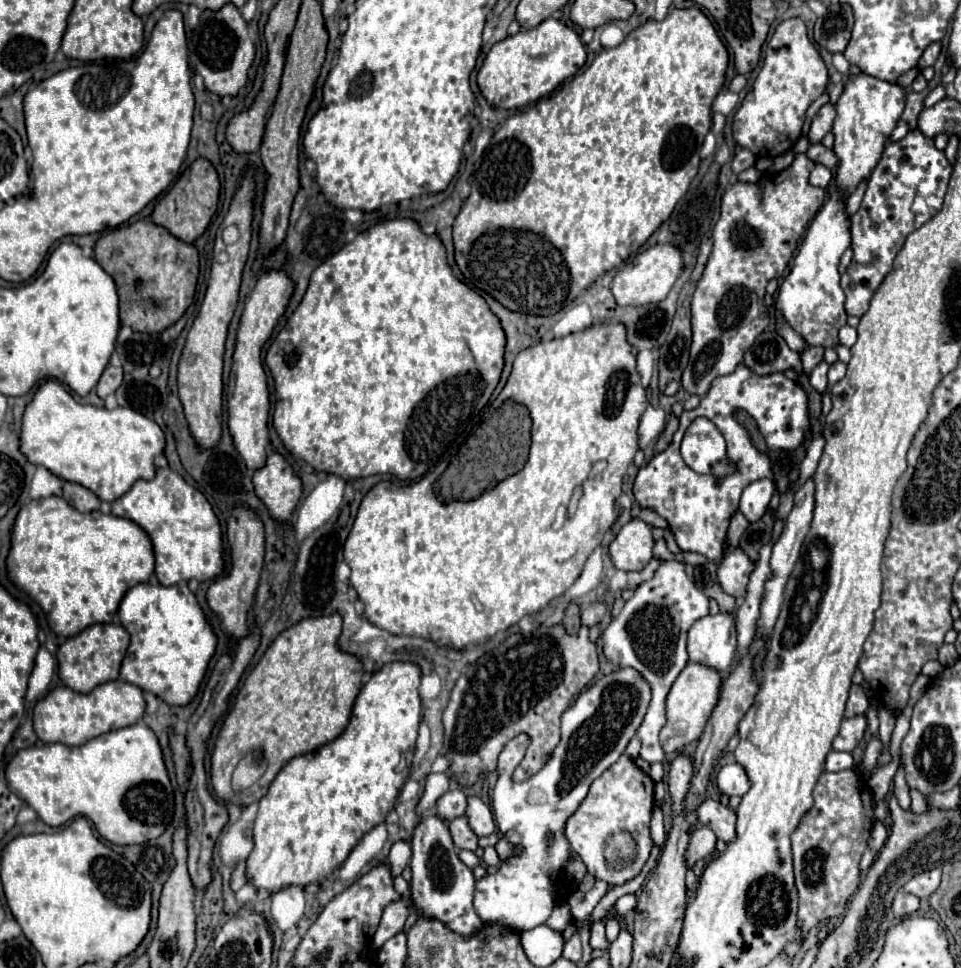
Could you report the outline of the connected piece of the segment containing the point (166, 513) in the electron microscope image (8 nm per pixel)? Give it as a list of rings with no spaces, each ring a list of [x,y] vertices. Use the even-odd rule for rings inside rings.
[[[157,468],[153,480],[137,480],[127,494],[111,504],[111,512],[139,524],[153,542],[155,576],[163,586],[187,582],[191,578],[205,582],[223,574],[223,532],[207,498],[187,484],[183,476]]]

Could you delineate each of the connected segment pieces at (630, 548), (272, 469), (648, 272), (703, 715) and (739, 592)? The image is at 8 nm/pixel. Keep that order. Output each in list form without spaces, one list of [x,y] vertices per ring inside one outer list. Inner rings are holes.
[[[633,518],[611,542],[609,554],[617,570],[639,572],[653,560],[653,546],[651,528],[643,520]]]
[[[271,450],[265,464],[253,470],[253,484],[257,496],[265,502],[273,518],[291,518],[301,498],[301,478],[277,450]]]
[[[653,244],[647,250],[639,252],[637,256],[629,258],[625,266],[617,272],[613,278],[611,290],[619,306],[641,306],[641,304],[651,304],[651,302],[661,302],[669,290],[673,288],[679,272],[683,268],[683,254],[677,246],[673,244]]]
[[[687,664],[683,668],[683,672],[675,680],[667,696],[667,728],[661,730],[661,746],[667,756],[699,740],[703,726],[717,702],[719,686],[721,686],[721,676],[719,672],[713,672],[713,668],[705,668],[705,664]]]
[[[735,548],[725,554],[717,570],[717,578],[723,592],[733,596],[735,600],[743,600],[747,596],[747,584],[753,570],[755,562],[741,548]]]

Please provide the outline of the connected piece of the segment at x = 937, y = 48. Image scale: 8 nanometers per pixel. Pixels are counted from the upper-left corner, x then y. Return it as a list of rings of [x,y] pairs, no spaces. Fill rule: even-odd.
[[[941,42],[929,44],[929,48],[925,48],[925,52],[923,52],[923,56],[921,56],[921,60],[919,60],[917,66],[919,66],[921,70],[927,68],[927,66],[933,66],[935,60],[937,60],[937,56],[939,56],[939,52],[941,52]]]

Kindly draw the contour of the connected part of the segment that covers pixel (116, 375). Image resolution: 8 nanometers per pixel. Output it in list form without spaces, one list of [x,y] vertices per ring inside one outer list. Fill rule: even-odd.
[[[107,366],[99,384],[97,384],[97,394],[99,398],[105,398],[109,394],[113,394],[123,382],[123,368],[117,368],[117,366]]]

